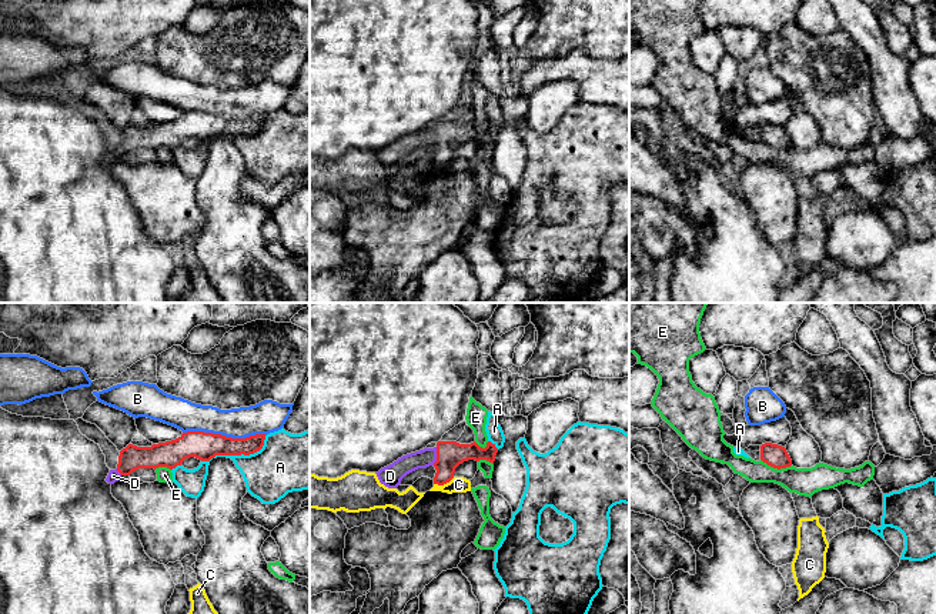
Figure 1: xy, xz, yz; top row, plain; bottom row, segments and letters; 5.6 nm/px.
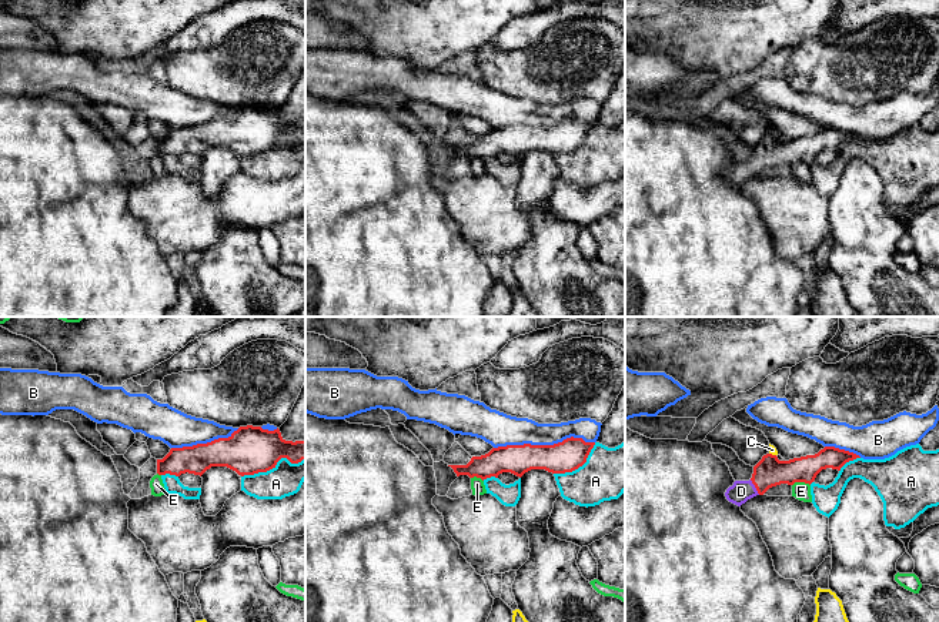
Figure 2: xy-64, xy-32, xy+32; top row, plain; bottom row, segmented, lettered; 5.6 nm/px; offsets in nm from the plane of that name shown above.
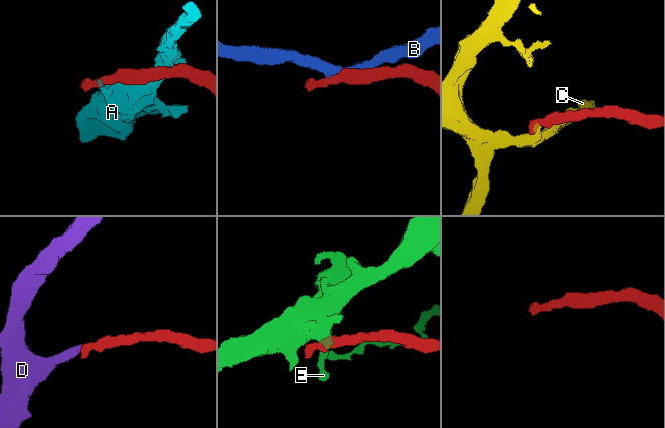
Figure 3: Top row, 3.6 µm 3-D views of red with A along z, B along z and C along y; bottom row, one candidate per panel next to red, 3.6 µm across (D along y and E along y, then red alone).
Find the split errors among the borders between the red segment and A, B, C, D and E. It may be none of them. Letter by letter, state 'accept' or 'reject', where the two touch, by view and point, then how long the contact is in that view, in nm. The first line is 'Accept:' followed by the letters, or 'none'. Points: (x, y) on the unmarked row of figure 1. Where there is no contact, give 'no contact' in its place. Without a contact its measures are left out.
Accept: D
A: reject | xy (237, 134) | 400 nm
B: reject | xy (224, 116) | 480 nm
C: reject | xz (444, 163) | 130 nm
D: accept | xz (437, 136) | 110 nm
E: reject | yz (776, 147) | 180 nm

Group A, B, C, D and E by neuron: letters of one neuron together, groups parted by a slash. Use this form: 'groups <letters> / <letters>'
groups A / B / C / D / E

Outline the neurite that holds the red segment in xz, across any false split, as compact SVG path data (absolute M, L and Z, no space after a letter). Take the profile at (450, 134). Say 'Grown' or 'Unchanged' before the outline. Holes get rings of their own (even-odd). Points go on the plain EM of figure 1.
Grown. M438 121L434 129L424 129L402 136L375 154L381 164L388 168L397 168L407 154L434 146L437 150L434 164L444 166L454 158L455 149L464 141L487 140L494 144L497 133L498 129L491 121L487 123L485 129L479 127L475 121L471 124Z

